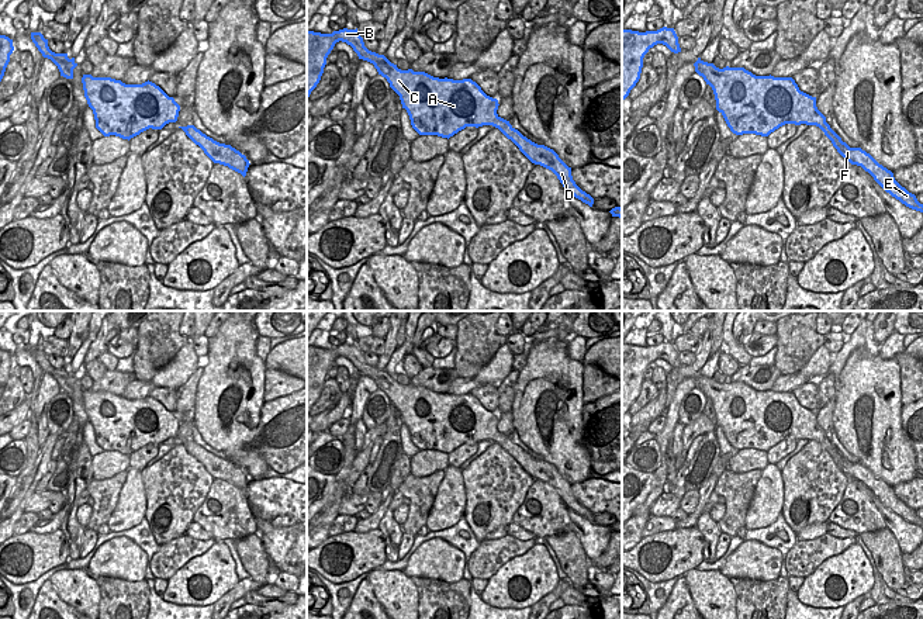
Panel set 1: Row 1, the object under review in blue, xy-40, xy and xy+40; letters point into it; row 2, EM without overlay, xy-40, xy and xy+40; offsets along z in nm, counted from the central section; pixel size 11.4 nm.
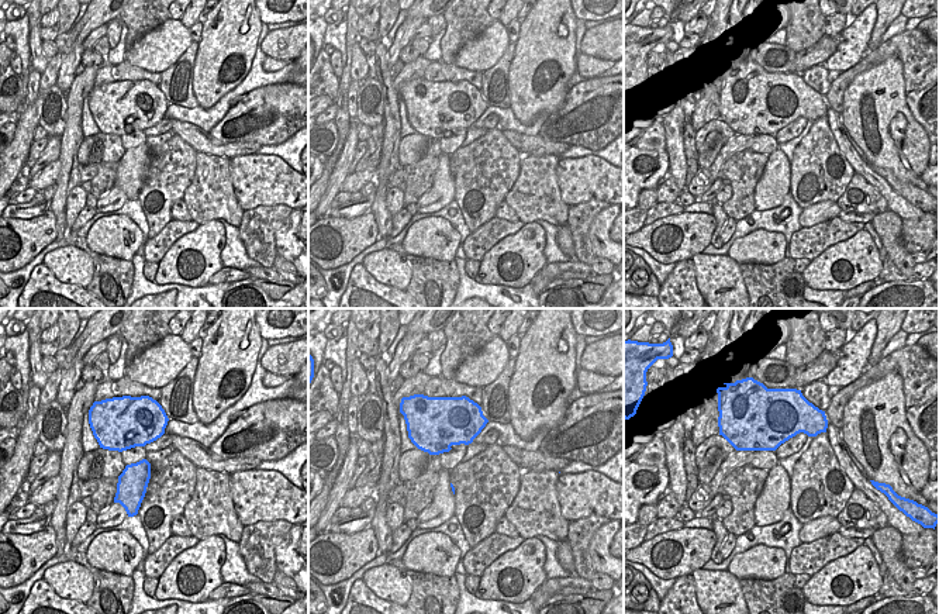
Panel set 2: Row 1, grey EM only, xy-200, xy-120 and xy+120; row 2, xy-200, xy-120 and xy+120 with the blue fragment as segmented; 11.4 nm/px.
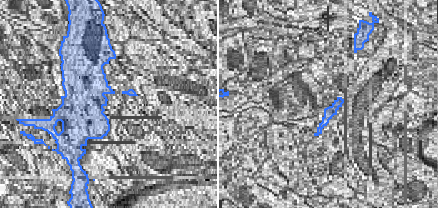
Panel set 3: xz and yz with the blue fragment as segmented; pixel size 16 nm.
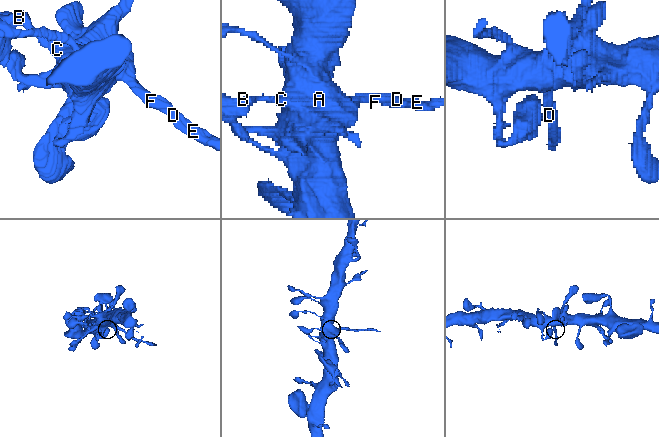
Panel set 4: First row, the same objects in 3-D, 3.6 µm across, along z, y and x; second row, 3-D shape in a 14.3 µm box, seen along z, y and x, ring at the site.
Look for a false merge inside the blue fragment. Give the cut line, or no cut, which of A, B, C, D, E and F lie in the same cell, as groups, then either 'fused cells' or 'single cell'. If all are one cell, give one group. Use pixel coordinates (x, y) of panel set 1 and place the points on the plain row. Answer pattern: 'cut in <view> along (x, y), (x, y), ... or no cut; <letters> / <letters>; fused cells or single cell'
cut in xy along (510, 439), (498, 443); A B C / D E F; fused cells

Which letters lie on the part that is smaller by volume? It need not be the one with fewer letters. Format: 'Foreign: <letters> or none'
Foreign: D, E, F

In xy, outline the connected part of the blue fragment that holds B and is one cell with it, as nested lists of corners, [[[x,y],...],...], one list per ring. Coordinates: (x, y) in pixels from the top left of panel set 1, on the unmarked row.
[[[357,343],[332,349],[307,346],[307,415],[321,395],[328,370],[339,356],[350,360],[359,374],[373,378],[378,390],[387,394],[419,450],[449,454],[466,442],[509,440],[509,436],[497,429],[498,415],[487,411],[471,394],[439,394],[425,387],[401,385],[384,370],[369,366]]]

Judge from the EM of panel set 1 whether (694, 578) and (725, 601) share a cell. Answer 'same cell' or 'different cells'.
same cell

